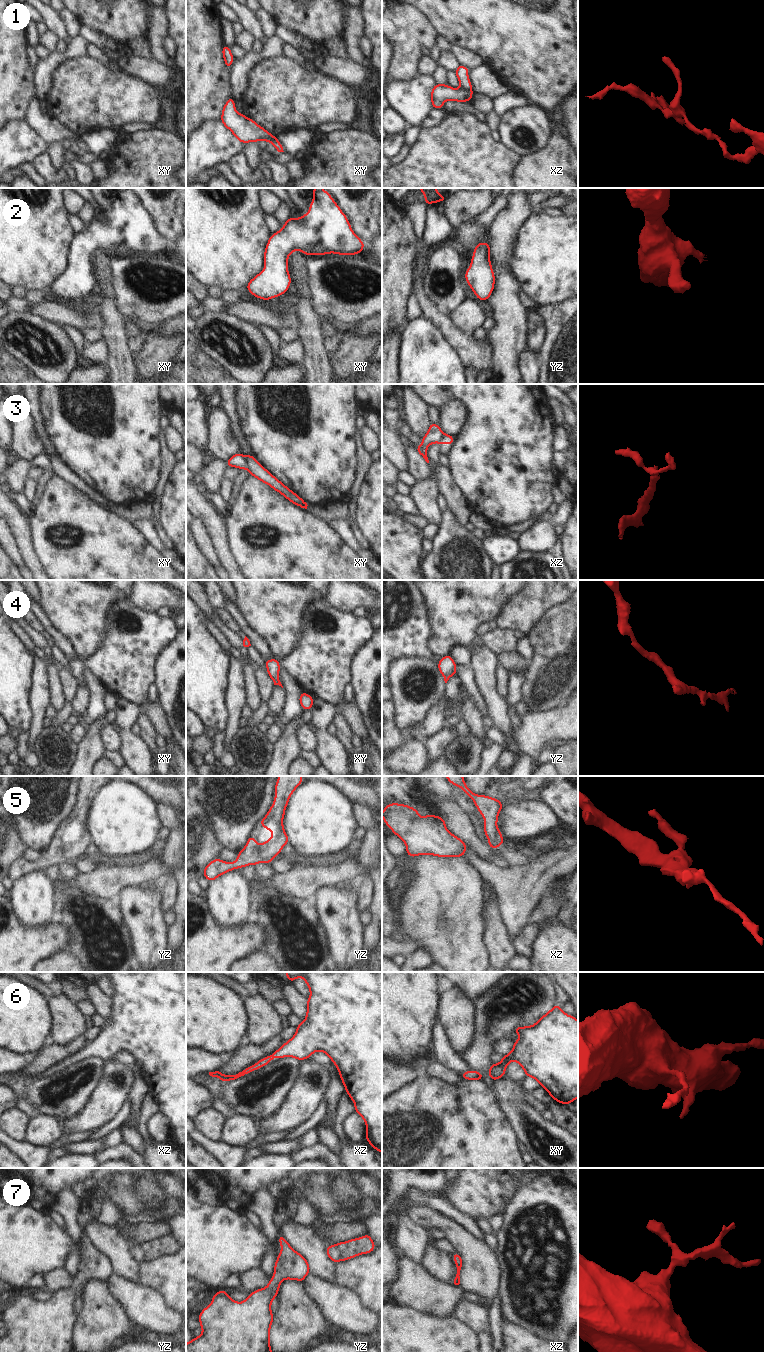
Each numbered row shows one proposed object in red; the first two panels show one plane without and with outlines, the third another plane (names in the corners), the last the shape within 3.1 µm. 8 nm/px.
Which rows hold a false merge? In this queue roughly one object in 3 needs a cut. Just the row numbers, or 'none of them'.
1, 3

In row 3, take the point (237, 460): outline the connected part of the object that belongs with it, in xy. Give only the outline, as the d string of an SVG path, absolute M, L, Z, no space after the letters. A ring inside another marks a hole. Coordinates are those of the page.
M241 453L232 455L226 462L228 467L235 467L240 470L246 468L246 461Z

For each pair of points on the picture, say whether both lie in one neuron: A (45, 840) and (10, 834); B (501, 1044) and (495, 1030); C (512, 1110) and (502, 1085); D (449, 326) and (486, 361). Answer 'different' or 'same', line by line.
A: different
B: different
C: same
D: same

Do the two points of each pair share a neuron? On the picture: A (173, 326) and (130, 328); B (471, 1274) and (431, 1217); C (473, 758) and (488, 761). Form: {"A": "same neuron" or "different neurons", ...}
{"A": "same neuron", "B": "same neuron", "C": "different neurons"}

